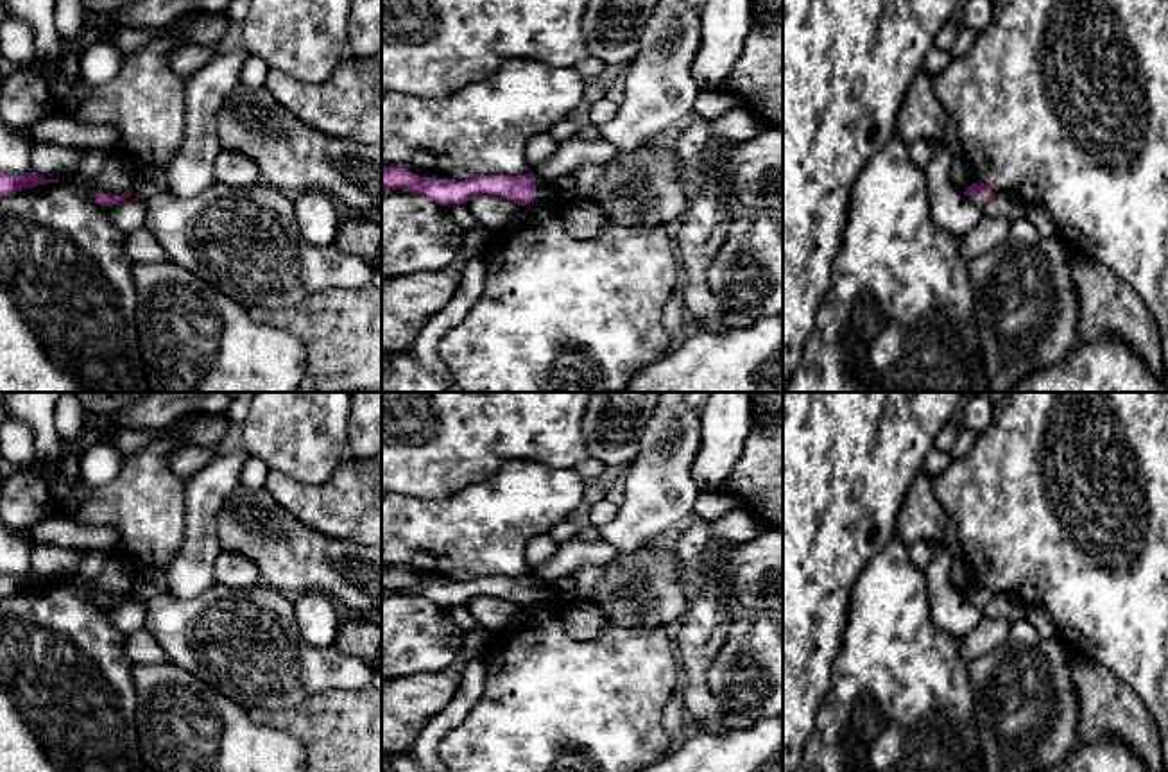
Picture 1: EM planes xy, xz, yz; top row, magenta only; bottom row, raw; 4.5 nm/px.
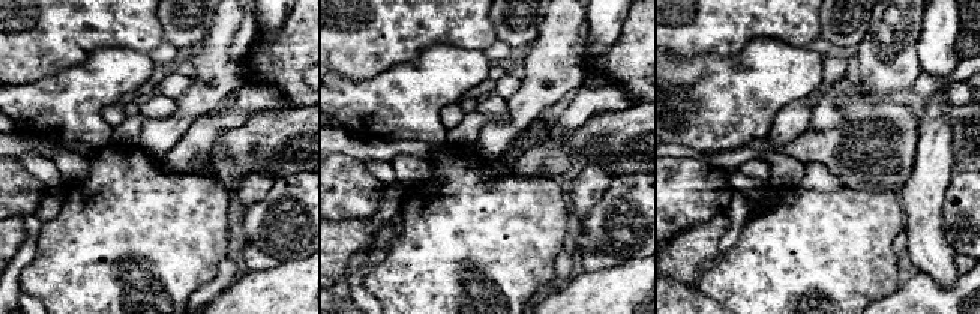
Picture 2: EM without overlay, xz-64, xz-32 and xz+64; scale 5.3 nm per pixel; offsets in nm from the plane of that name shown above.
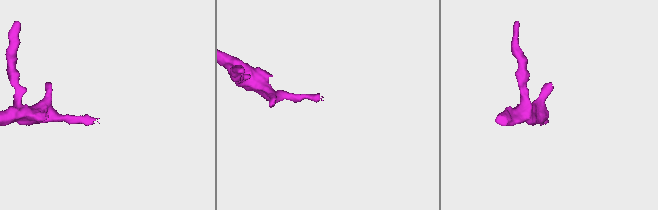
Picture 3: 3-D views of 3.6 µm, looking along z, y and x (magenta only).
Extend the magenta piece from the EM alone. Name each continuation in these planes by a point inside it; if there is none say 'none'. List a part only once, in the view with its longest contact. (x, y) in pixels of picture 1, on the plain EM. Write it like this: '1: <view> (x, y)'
1: xz (645, 588)

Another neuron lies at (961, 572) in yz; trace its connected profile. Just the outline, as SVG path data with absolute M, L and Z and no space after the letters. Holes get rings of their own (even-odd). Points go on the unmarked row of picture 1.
M964 555L953 559L949 584L962 595L973 586L971 570Z

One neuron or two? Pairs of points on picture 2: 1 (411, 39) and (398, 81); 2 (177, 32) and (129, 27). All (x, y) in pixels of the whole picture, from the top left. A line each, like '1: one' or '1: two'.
1: two
2: two

